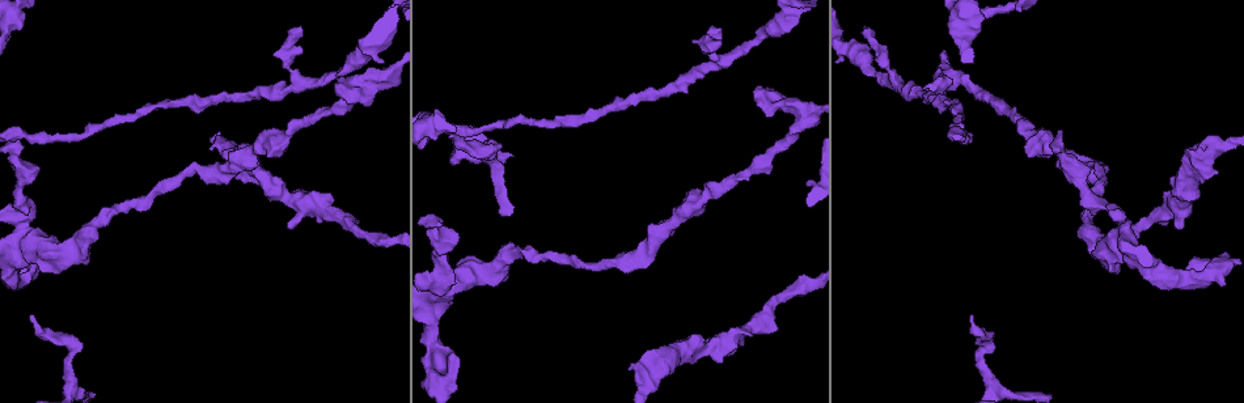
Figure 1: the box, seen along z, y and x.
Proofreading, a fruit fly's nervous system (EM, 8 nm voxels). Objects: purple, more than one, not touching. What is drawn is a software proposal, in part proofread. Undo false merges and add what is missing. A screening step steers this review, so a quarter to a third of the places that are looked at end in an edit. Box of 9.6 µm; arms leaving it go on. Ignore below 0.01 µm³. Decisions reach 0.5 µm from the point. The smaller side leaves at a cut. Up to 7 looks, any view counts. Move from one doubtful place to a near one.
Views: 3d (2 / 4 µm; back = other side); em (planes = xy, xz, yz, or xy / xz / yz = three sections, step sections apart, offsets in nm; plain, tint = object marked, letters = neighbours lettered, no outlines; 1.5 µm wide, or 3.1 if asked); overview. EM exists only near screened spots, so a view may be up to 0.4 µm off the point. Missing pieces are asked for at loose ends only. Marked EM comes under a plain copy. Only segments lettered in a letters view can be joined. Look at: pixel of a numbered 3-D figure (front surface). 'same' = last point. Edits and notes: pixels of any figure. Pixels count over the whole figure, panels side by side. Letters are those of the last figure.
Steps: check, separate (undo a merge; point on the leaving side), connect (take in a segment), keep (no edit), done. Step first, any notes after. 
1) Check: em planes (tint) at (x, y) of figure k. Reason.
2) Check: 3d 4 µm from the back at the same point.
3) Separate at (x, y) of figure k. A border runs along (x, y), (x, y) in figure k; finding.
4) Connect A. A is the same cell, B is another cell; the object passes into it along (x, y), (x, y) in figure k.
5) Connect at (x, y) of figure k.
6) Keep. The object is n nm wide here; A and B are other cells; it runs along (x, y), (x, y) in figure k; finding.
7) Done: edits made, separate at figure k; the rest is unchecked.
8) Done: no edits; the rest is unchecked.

Check: em planes (letters) at (209, 149) of figure 1. Branch stops here.

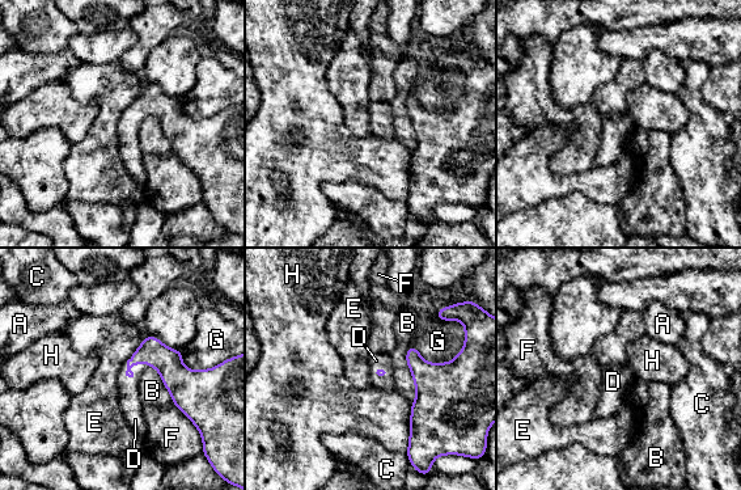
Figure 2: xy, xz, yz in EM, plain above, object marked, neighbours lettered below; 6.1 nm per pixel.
Connect D. D is the same cell, A, B, C, E, F, G and H are other cells; it goes on there.

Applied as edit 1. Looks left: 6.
Check: em planes (letters) at (443, 224) of figure 1. Branch stops here.

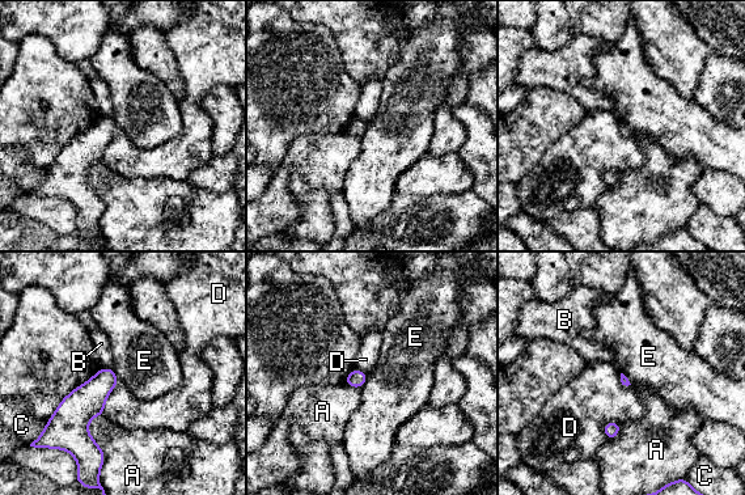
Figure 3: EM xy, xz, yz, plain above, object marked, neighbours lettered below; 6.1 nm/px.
Keep. A, B, C, D and E are other cells; a border runs along (111, 367), (119, 381) in figure 3; none of them fits.

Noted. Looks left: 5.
Check: 3d 4 µm at (721, 29) of figure 1. Free end.

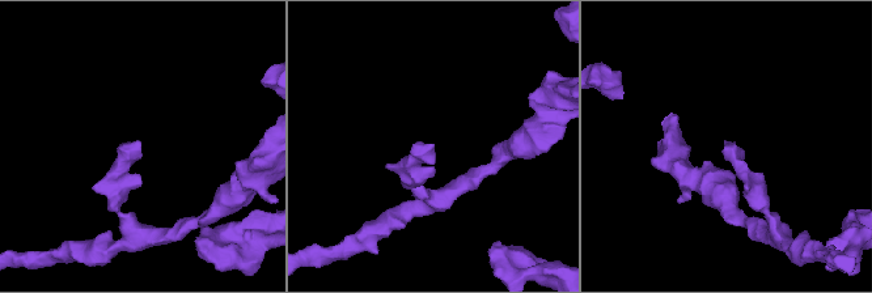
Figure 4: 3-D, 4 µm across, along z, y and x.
Check: em xy step 8 (tint) at (138, 148) of figure 4.

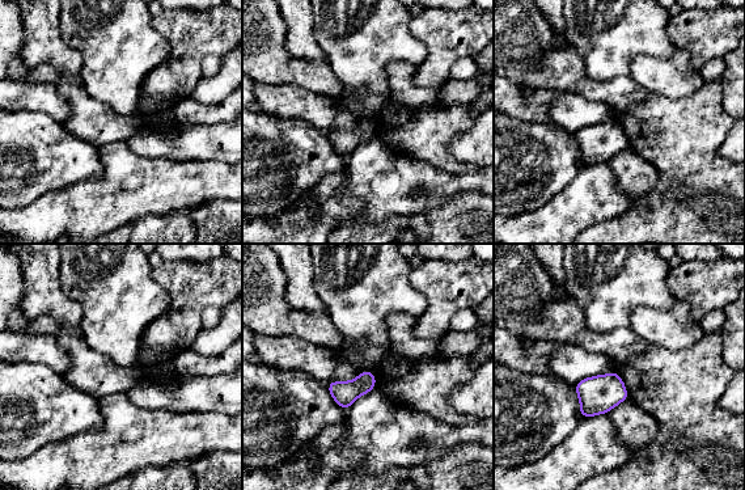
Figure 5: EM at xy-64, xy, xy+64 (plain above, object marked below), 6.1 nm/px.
Check: em planes (letters) at the same point. Cut it another way.

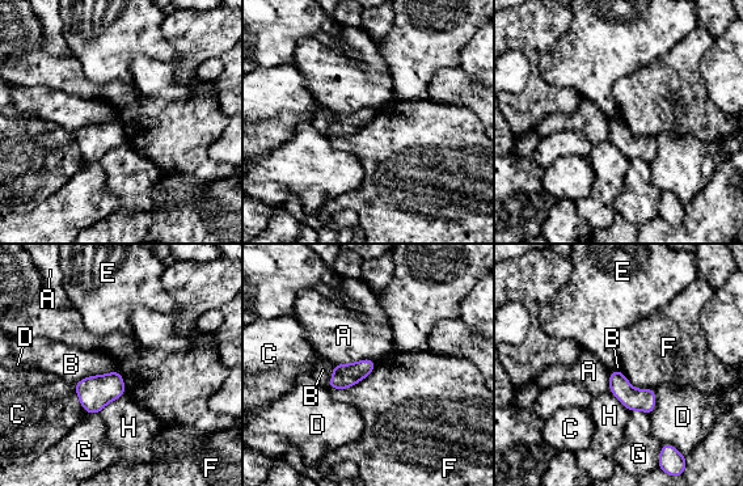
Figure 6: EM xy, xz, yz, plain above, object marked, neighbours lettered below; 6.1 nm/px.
Keep. A, B, C, D, E, F, G and H are other cells; a border runs along (376, 360), (353, 385), (330, 389) in figure 6; no lettered segment goes on from it.

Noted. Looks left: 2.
Done: edits made, connect at figure 2; the rest is unchecked.

